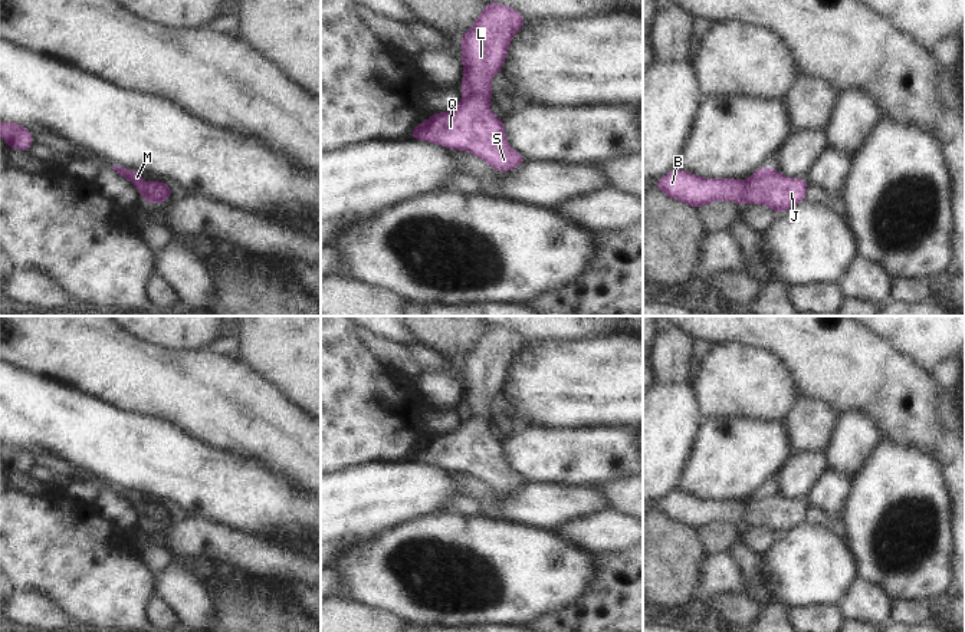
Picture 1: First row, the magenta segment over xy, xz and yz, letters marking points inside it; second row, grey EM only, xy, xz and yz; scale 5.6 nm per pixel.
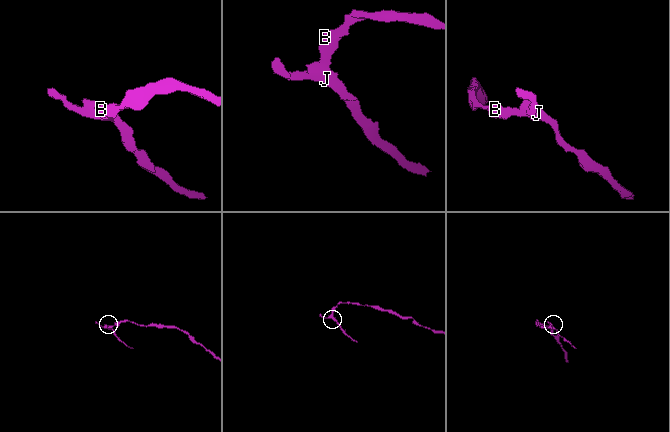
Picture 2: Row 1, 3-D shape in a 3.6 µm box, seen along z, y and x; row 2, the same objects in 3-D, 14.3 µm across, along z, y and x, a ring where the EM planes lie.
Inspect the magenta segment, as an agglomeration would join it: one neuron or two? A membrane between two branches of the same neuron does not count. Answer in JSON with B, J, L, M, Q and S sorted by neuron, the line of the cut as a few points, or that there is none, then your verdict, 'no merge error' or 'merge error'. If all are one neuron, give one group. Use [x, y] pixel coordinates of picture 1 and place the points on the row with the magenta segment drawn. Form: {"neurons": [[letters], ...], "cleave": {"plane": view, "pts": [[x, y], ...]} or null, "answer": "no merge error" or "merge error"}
{"neurons": [["B", "J", "L", "M", "Q", "S"]], "cleave": null, "answer": "no merge error"}

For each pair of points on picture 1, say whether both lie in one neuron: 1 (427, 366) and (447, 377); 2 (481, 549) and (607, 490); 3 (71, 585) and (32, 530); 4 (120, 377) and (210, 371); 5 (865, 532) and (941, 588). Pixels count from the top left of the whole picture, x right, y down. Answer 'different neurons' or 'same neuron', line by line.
1: different neurons
2: different neurons
3: same neuron
4: same neuron
5: same neuron

